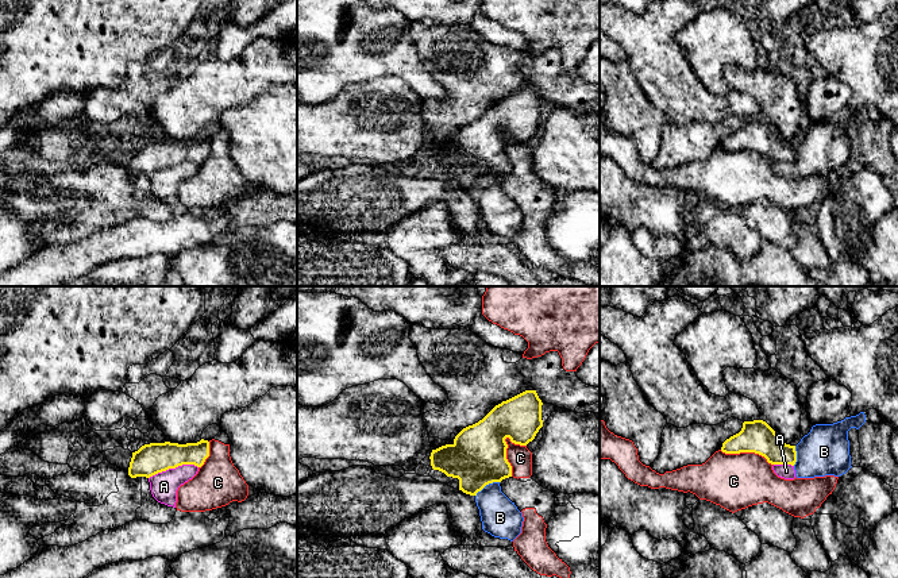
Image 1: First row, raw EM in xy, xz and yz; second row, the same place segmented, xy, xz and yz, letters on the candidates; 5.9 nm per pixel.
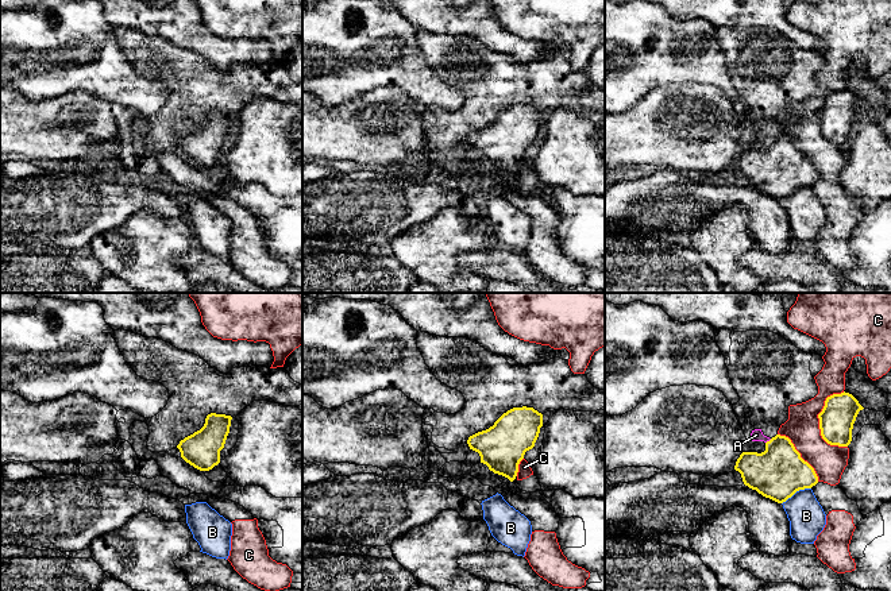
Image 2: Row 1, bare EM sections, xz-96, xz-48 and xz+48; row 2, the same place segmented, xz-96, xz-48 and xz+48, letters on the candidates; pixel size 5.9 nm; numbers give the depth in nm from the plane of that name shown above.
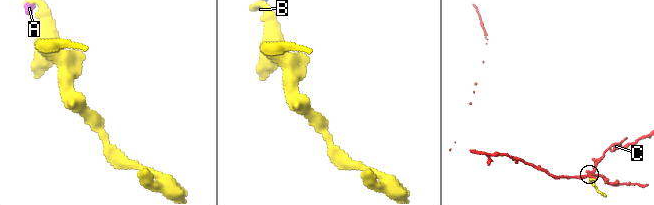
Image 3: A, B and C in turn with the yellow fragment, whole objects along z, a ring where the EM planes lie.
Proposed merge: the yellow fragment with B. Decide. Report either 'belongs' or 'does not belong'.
does not belong

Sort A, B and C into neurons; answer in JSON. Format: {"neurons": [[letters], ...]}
{"neurons": [["A", "B"], ["C"]]}

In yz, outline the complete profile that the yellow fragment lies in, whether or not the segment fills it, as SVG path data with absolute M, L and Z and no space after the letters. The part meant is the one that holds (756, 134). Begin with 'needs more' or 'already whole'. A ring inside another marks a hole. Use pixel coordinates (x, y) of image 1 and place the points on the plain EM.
already whole; M763 117L744 119L739 131L722 140L725 151L755 150L771 162L791 162L797 159L795 143L783 140L775 128Z

